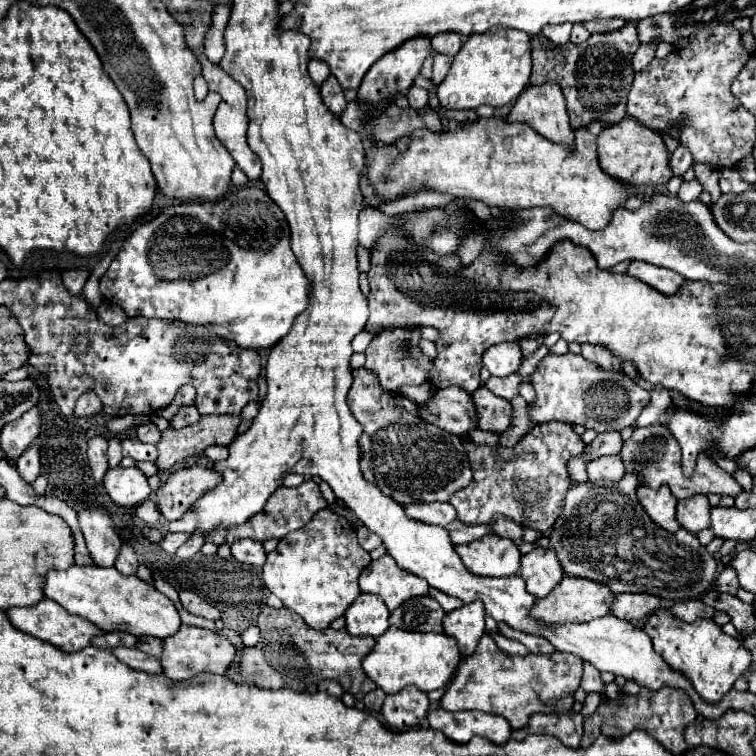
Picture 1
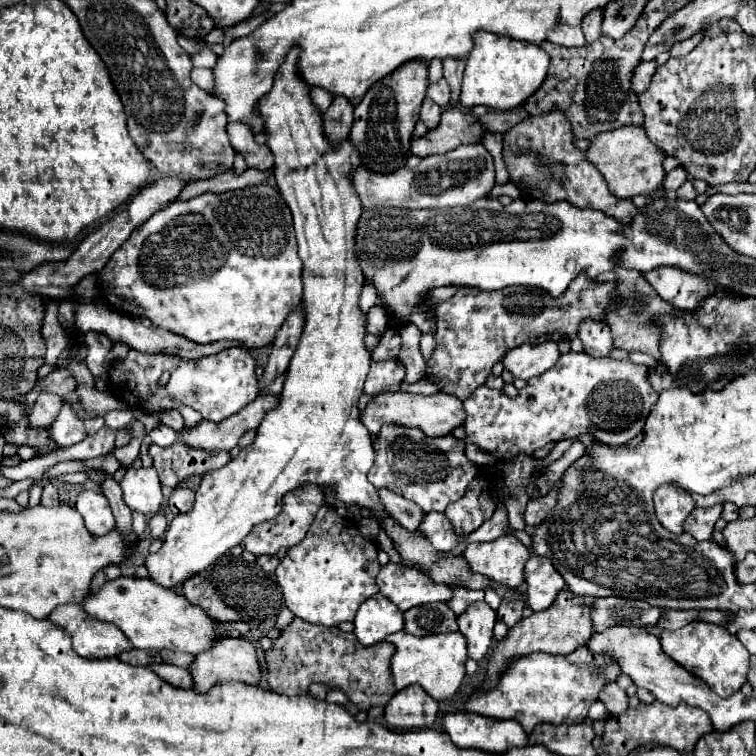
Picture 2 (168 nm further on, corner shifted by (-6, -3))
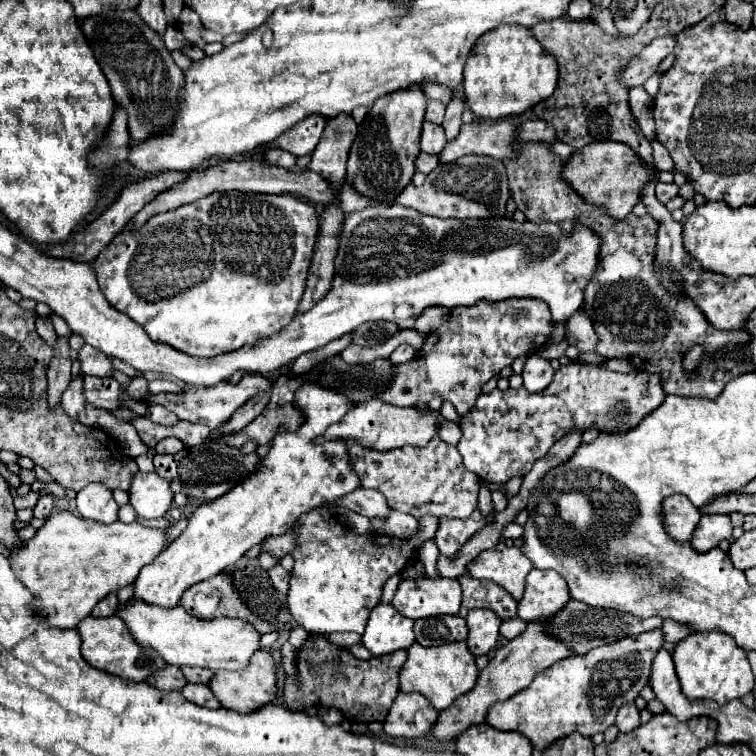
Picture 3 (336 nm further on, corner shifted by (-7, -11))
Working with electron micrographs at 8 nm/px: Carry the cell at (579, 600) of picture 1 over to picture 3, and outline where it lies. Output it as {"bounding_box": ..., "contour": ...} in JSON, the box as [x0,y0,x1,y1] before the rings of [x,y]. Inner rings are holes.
{"bounding_box":[434,621,572,741],"contour":[[[540,621],[528,623],[524,633],[520,633],[516,639],[504,643],[502,647],[498,647],[494,651],[492,659],[478,675],[476,687],[472,691],[468,691],[468,695],[462,695],[460,699],[456,699],[456,703],[452,703],[452,707],[448,707],[440,713],[438,723],[434,727],[434,737],[440,741],[450,741],[450,739],[456,739],[470,725],[484,723],[486,711],[494,701],[504,701],[504,699],[512,697],[514,693],[526,689],[532,683],[536,673],[544,671],[546,667],[550,667],[552,663],[560,661],[560,659],[566,659],[568,655],[572,655],[572,651],[568,651],[568,647],[564,647],[564,643],[556,643],[556,639],[552,639],[552,635],[544,635],[544,627],[540,627]]]}

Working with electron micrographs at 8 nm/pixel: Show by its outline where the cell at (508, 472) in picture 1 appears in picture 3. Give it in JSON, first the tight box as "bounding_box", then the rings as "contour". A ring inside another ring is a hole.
{"bounding_box":[434,509,486,557],"contour":[[[476,509],[468,519],[440,519],[434,543],[442,555],[450,557],[484,525],[486,517],[480,513],[480,509]]]}

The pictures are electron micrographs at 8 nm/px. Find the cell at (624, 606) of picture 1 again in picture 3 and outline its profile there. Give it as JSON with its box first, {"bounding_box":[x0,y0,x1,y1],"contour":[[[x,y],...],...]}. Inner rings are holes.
{"bounding_box":[550,601,662,655],"contour":[[[570,601],[562,611],[558,611],[552,617],[552,625],[550,625],[550,633],[562,641],[566,641],[574,655],[584,655],[594,647],[600,645],[608,645],[608,643],[616,643],[618,637],[630,637],[630,635],[640,635],[644,631],[652,631],[656,627],[662,627],[662,619],[660,617],[652,617],[652,619],[632,619],[630,613],[626,611],[616,611],[616,609],[598,609],[598,607],[588,607],[586,603],[580,601]]]}

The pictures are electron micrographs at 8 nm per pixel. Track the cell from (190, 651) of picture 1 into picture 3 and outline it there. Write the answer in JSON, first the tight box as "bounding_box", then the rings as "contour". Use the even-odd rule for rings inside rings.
{"bounding_box":[208,649,276,713],"contour":[[[258,649],[256,655],[252,655],[252,659],[248,661],[248,667],[244,667],[244,671],[218,671],[212,677],[212,683],[208,683],[208,687],[212,687],[212,693],[216,695],[216,699],[220,699],[222,707],[236,709],[242,713],[254,711],[266,703],[272,703],[276,697],[274,659],[268,651]]]}

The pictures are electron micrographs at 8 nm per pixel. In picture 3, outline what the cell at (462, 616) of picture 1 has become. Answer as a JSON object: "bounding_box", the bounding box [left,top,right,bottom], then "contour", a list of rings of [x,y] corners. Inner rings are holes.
{"bounding_box":[466,609,502,657],"contour":[[[472,609],[468,611],[466,623],[468,623],[466,643],[472,655],[480,657],[490,653],[498,641],[498,627],[502,623],[500,617],[490,609]]]}

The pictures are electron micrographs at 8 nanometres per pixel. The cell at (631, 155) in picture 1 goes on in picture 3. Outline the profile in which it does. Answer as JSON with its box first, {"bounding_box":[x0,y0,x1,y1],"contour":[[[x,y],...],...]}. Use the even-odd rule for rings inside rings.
{"bounding_box":[564,141,654,219],"contour":[[[596,141],[584,149],[574,151],[572,159],[564,167],[564,179],[580,193],[588,203],[606,207],[608,215],[614,219],[624,219],[636,203],[642,201],[642,189],[652,181],[654,167],[642,163],[636,153],[624,143],[616,141]]]}

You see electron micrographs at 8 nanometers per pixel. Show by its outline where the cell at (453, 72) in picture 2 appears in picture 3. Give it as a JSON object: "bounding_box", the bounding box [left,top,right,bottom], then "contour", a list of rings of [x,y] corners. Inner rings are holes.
{"bounding_box":[444,97,464,141],"contour":[[[452,97],[448,107],[446,107],[446,117],[444,117],[444,131],[446,131],[446,139],[450,141],[452,137],[458,135],[460,131],[460,125],[462,125],[462,113],[464,113],[464,97]]]}

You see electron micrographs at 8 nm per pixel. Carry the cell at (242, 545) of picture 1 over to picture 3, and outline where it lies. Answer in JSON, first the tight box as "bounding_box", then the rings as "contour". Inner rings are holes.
{"bounding_box":[268,563,290,593],"contour":[[[276,563],[272,569],[268,569],[268,575],[270,575],[270,579],[272,579],[272,583],[282,591],[282,593],[286,593],[288,591],[288,581],[290,581],[290,573],[280,565],[280,563]]]}

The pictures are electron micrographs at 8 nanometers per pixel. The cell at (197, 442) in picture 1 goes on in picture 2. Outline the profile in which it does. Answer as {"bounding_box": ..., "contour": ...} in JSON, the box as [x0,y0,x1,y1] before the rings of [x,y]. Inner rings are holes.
{"bounding_box":[179,395,279,451],"contour":[[[259,395],[243,411],[231,415],[229,419],[223,419],[223,423],[201,421],[195,429],[181,431],[179,435],[185,443],[191,443],[191,447],[201,447],[207,451],[213,449],[231,451],[241,439],[241,435],[247,429],[257,429],[259,423],[263,421],[263,415],[271,411],[277,403],[279,395]]]}

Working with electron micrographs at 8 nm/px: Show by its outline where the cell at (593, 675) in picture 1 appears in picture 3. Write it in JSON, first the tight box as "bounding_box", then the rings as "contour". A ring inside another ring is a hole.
{"bounding_box":[616,703,640,733],"contour":[[[626,703],[624,707],[620,707],[618,711],[618,717],[616,717],[616,727],[624,733],[636,729],[640,725],[640,715],[638,715],[638,709],[634,703]]]}

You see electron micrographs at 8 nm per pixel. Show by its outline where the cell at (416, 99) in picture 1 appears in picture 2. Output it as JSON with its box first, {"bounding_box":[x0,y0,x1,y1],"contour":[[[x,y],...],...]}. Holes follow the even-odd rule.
{"bounding_box":[421,99,443,131],"contour":[[[429,99],[423,101],[423,105],[421,105],[421,121],[429,127],[429,131],[435,129],[435,127],[439,125],[439,121],[441,121],[441,113],[443,113],[443,111],[441,111],[439,105],[431,103]]]}

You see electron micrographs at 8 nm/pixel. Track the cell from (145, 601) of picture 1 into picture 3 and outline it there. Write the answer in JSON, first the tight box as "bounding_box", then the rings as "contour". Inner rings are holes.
{"bounding_box":[116,599,260,671],"contour":[[[128,599],[120,603],[116,615],[124,619],[128,631],[134,635],[136,643],[142,647],[152,647],[168,665],[192,665],[192,667],[206,667],[212,671],[218,669],[244,669],[248,665],[250,655],[260,647],[260,635],[250,623],[242,619],[198,619],[192,617],[184,607],[156,607],[144,603],[142,599]]]}

